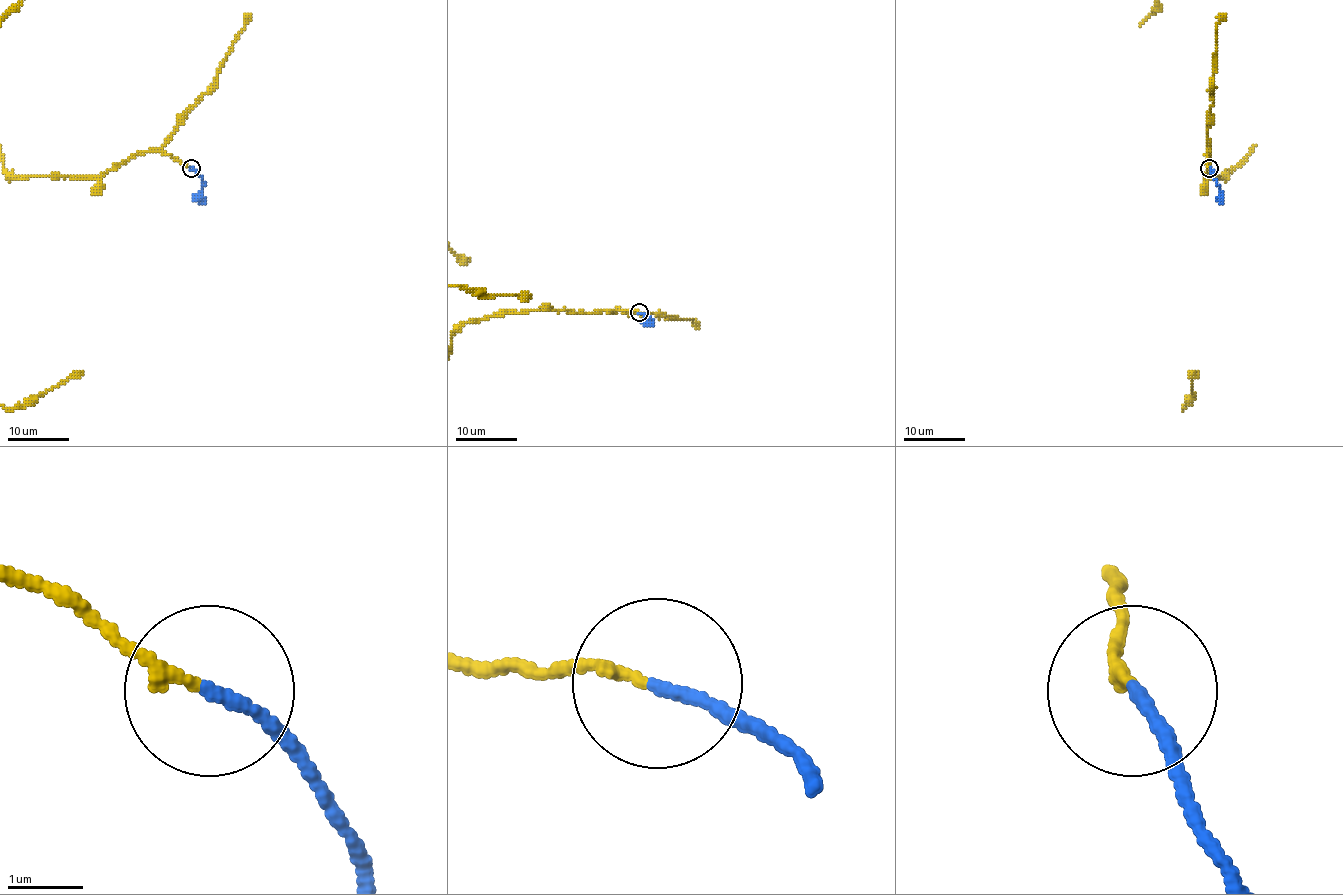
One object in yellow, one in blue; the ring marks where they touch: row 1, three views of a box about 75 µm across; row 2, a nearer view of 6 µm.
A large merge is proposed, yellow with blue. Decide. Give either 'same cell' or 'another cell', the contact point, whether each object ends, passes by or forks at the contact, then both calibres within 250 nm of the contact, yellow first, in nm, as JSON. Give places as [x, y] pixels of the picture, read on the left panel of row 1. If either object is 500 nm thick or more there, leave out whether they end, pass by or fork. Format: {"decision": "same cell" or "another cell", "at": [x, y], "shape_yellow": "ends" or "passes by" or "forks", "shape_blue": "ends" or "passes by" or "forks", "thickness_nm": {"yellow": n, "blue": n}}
{"decision": "same cell", "at": [191, 168], "shape_yellow": "ends", "shape_blue": "ends", "thickness_nm": {"yellow": 140, "blue": 160}}

